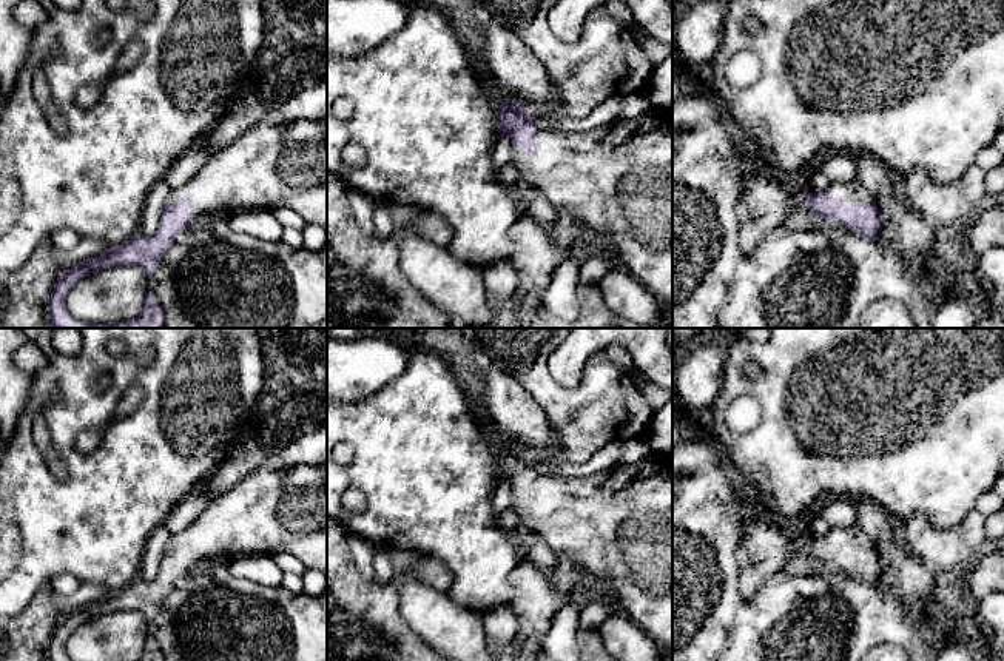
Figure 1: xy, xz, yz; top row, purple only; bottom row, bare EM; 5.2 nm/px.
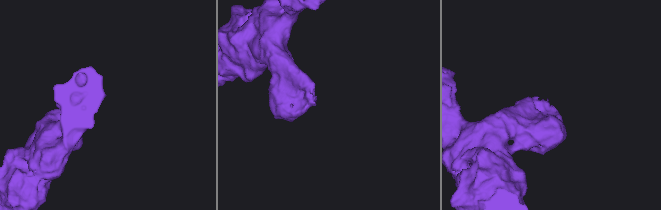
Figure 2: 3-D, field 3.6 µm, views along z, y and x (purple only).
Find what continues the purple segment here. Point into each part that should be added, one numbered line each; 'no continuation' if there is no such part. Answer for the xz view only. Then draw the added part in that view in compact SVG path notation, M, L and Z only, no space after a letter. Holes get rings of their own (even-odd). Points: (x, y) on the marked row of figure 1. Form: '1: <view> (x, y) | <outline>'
1: xz (617, 179) | M652 106L637 117L620 116L592 131L560 134L538 122L532 156L512 149L521 179L535 182L558 210L583 222L588 236L615 254L620 270L642 282L659 302L672 302L672 109Z

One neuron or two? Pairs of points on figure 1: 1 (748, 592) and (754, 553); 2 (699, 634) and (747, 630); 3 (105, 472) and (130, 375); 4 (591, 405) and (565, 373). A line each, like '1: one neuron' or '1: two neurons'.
1: one neuron
2: two neurons
3: one neuron
4: two neurons

